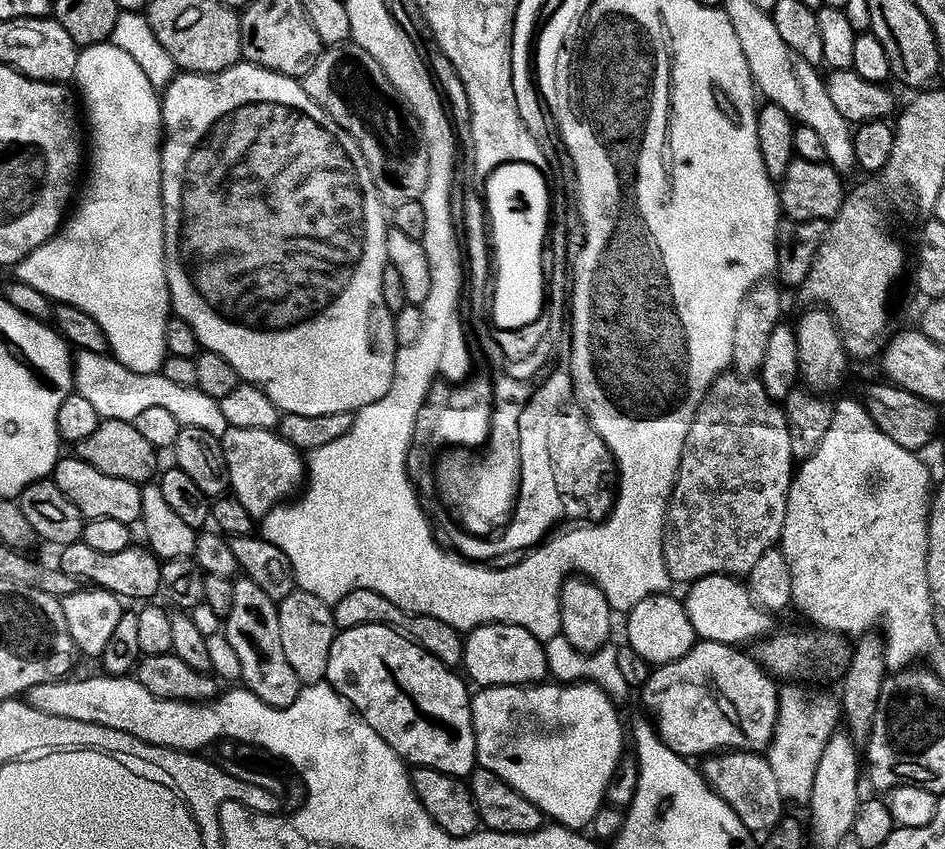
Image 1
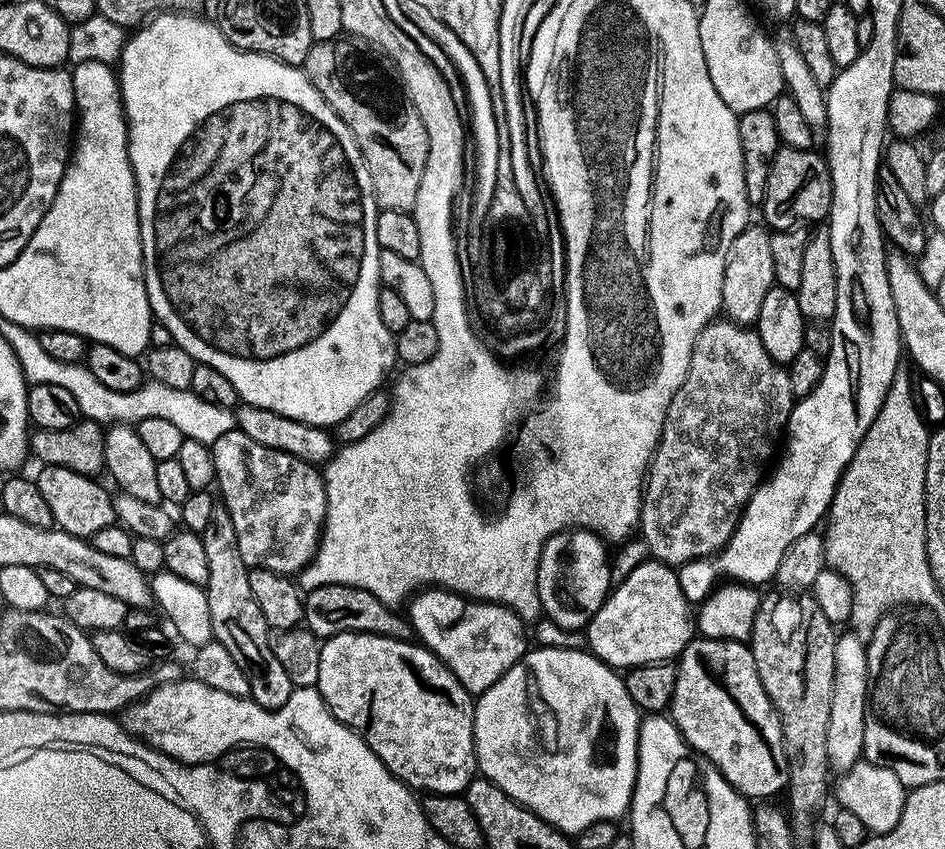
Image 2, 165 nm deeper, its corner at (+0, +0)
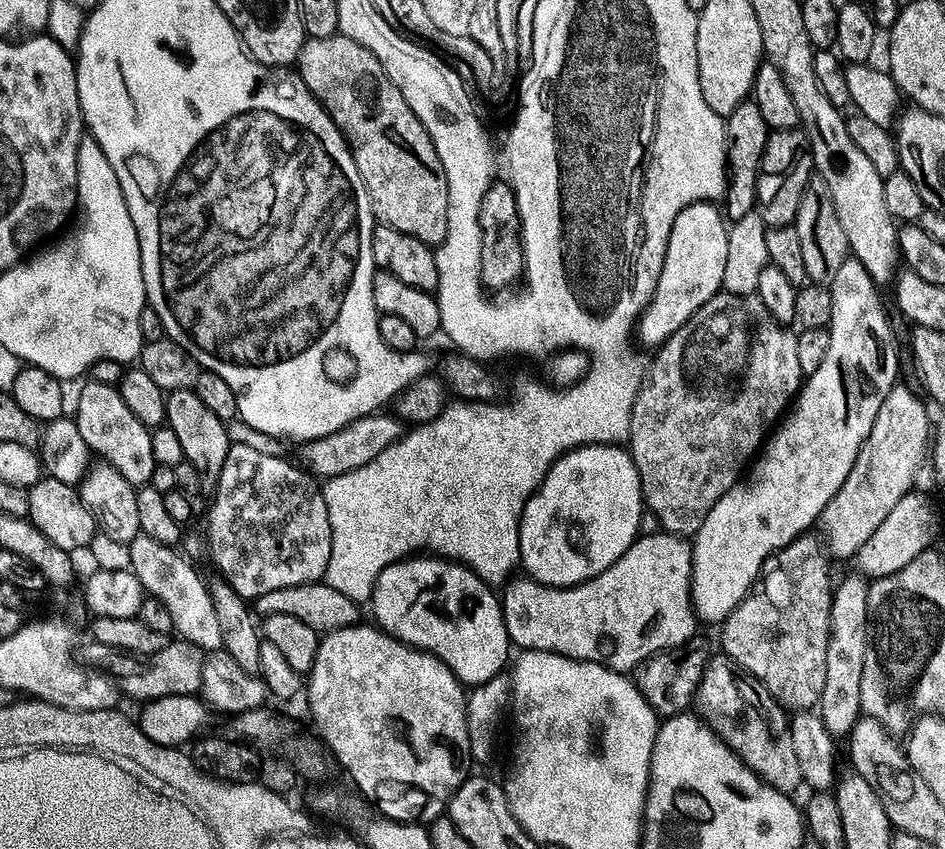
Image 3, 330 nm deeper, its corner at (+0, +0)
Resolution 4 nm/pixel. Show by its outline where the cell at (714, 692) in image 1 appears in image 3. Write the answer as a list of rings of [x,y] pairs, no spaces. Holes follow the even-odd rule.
[[[713,655],[702,674],[694,701],[704,722],[772,788],[789,794],[804,784],[802,766],[794,750],[792,726],[785,709],[761,680],[754,678],[732,656]]]

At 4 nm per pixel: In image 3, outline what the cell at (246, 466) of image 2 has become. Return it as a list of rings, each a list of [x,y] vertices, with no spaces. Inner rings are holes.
[[[232,443],[216,483],[216,491],[211,493],[208,548],[224,571],[221,572],[222,579],[243,600],[255,602],[262,594],[270,594],[270,590],[315,584],[324,579],[332,549],[330,514],[326,510],[321,485],[303,467],[293,464],[284,456],[271,456],[262,450],[254,450],[254,446]]]

